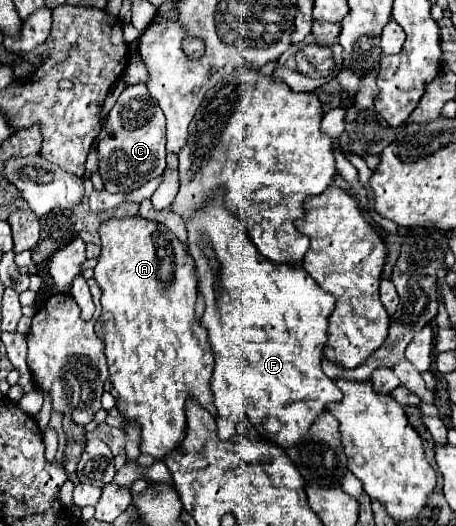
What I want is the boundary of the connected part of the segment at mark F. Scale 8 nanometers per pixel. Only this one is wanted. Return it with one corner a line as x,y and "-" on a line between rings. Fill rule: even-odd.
219,198
209,202
201,214
185,222
185,226
189,230
189,250
199,272
199,288
205,296
205,312
201,322
207,326
215,356
211,390
215,394
219,418
237,422
243,420
243,410
247,410
249,422
267,438
269,432
265,430
263,420
265,416
275,416
281,422
281,428
277,434
269,436
269,440
287,450
307,436
311,422
315,422
319,414
325,414
331,402
339,402
343,398
335,382
321,370
335,296
325,294
303,268
287,264
277,266
269,262
245,234
243,224
223,206

